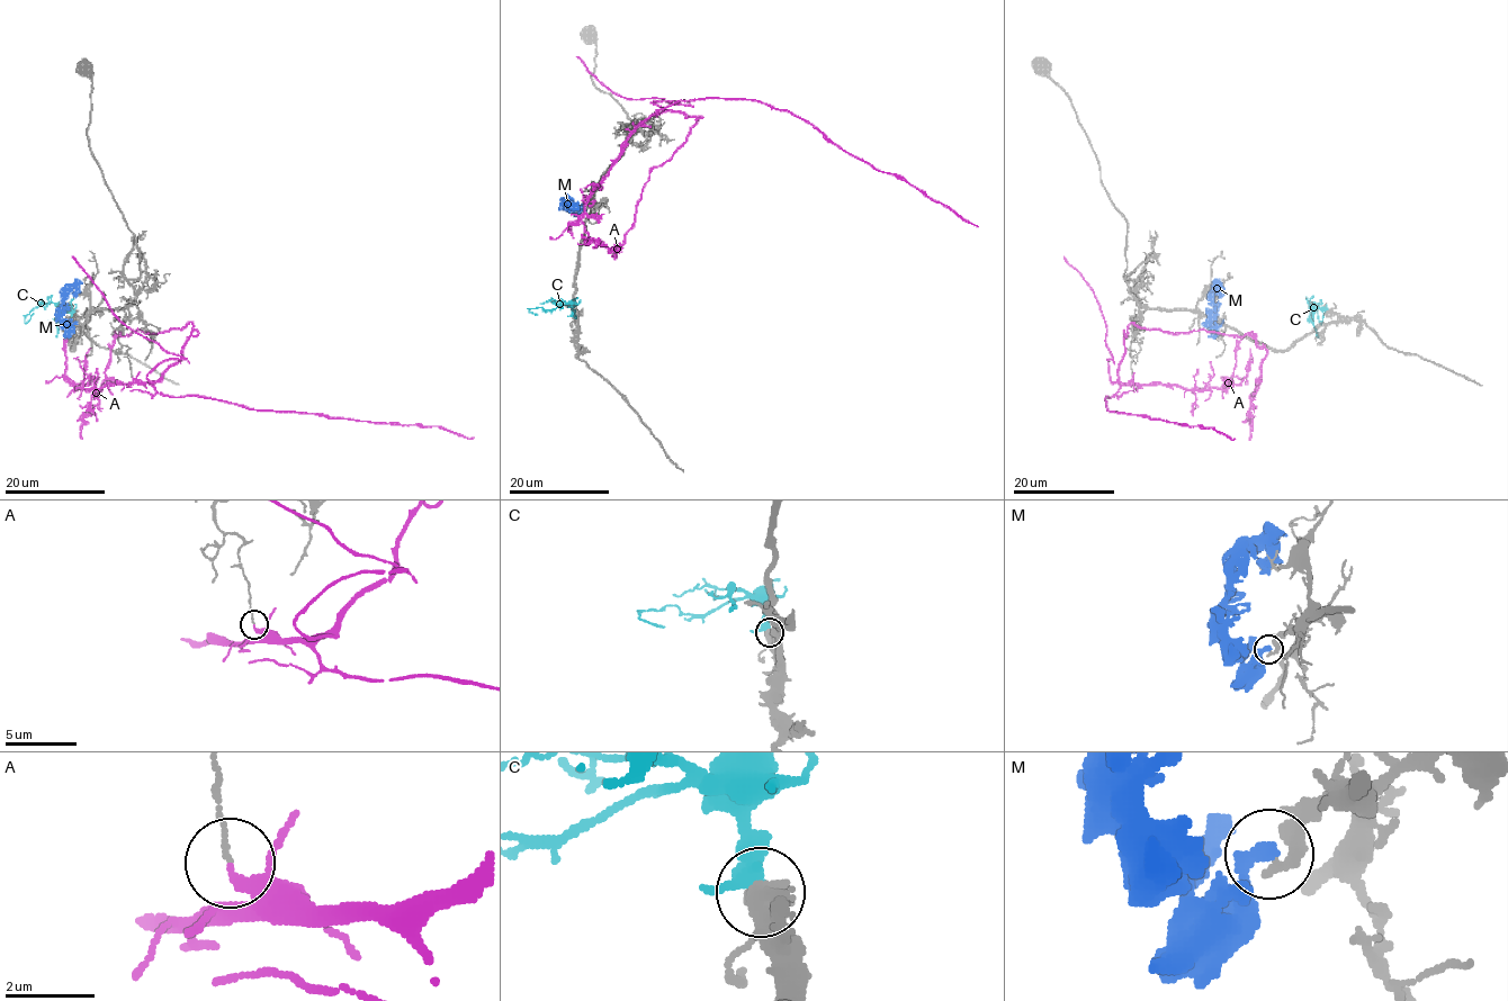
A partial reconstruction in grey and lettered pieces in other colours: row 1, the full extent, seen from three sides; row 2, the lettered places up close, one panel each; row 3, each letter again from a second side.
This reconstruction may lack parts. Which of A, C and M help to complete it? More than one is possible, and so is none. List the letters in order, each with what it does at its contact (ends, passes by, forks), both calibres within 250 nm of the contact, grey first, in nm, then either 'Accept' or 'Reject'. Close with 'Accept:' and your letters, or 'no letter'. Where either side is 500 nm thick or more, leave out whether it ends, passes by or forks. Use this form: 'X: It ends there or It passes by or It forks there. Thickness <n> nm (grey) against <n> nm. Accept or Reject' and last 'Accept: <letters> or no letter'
A: It passes by. Thickness 110 nm (grey) against 190 nm. Reject
C: It passes by. Thickness 360 nm (grey) against 400 nm. Reject
M: It ends there. Thickness 300 nm (grey) against 260 nm. Reject
Accept: no letter

